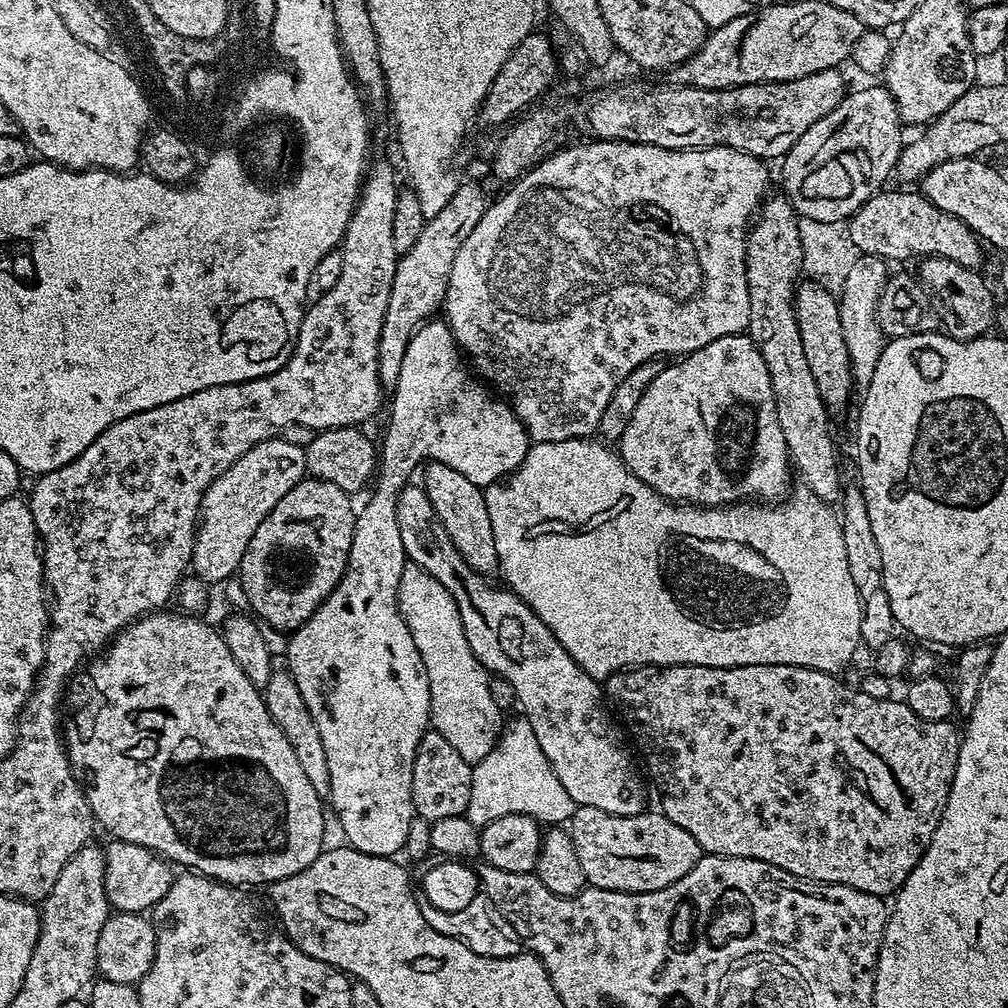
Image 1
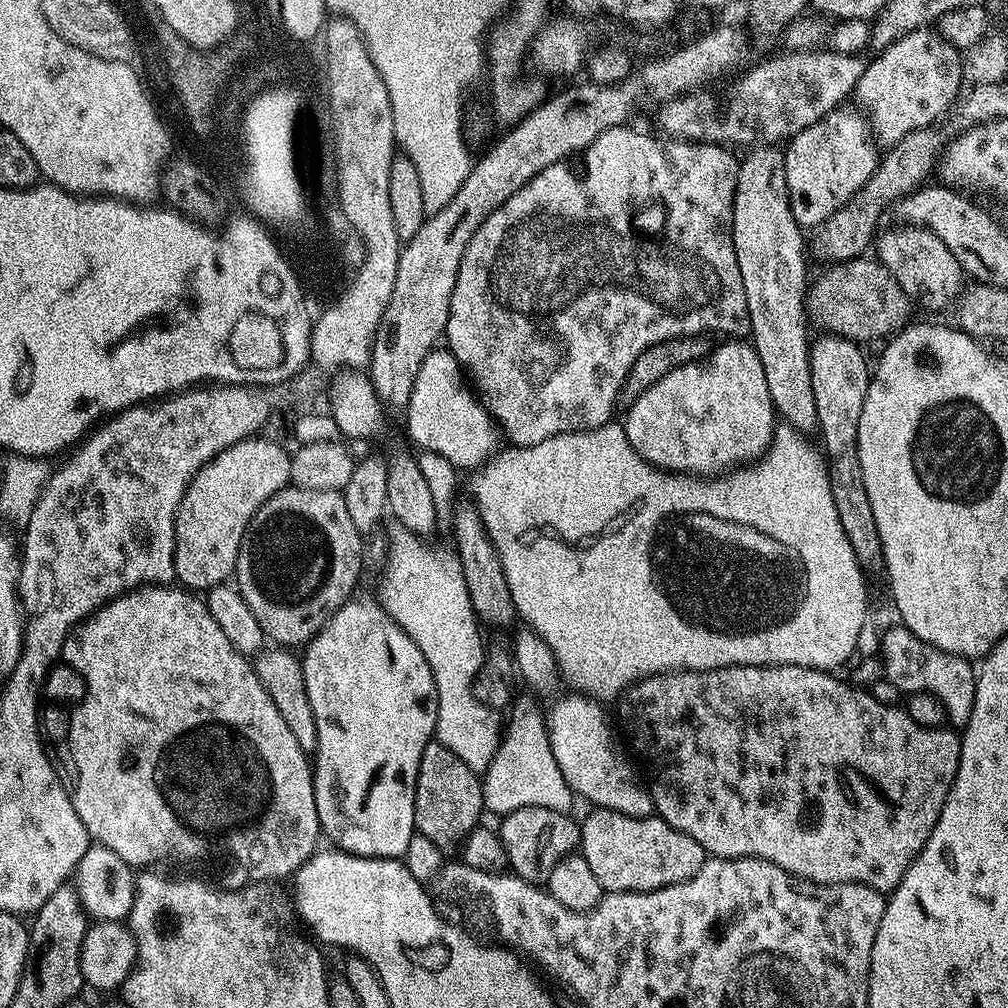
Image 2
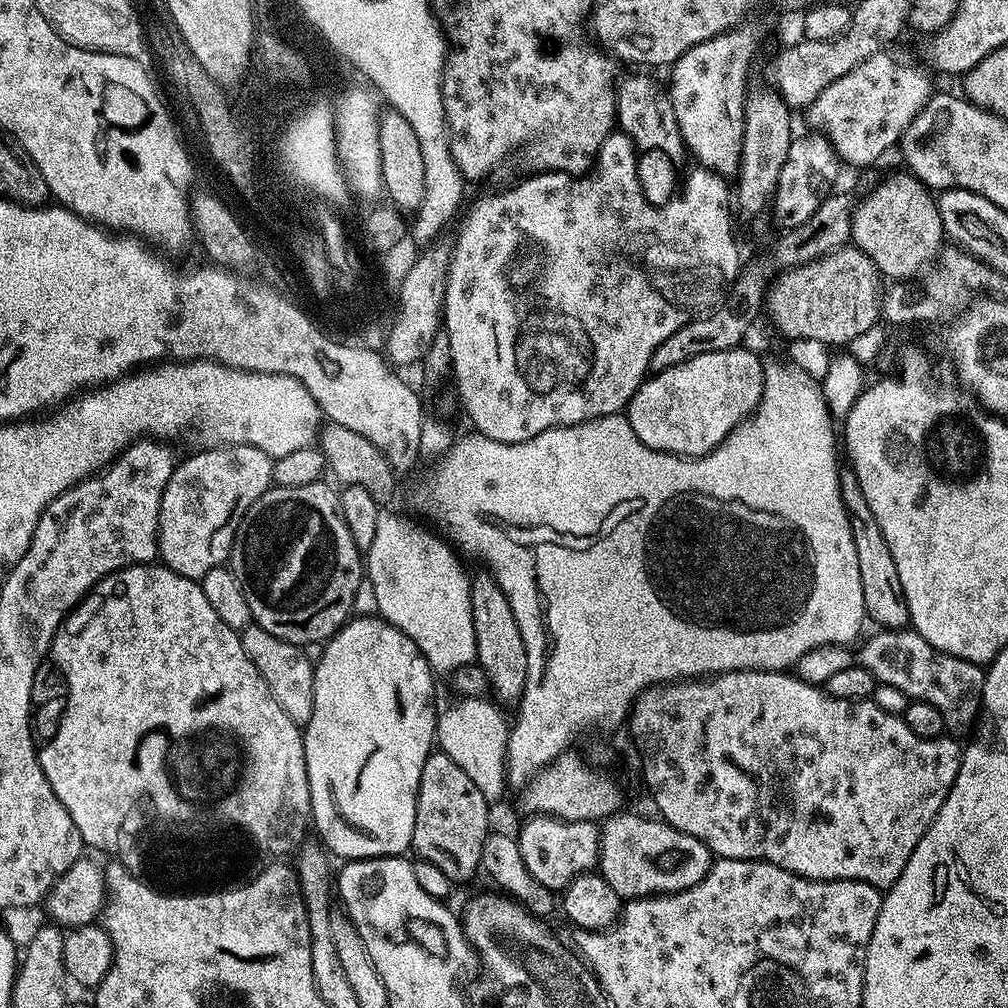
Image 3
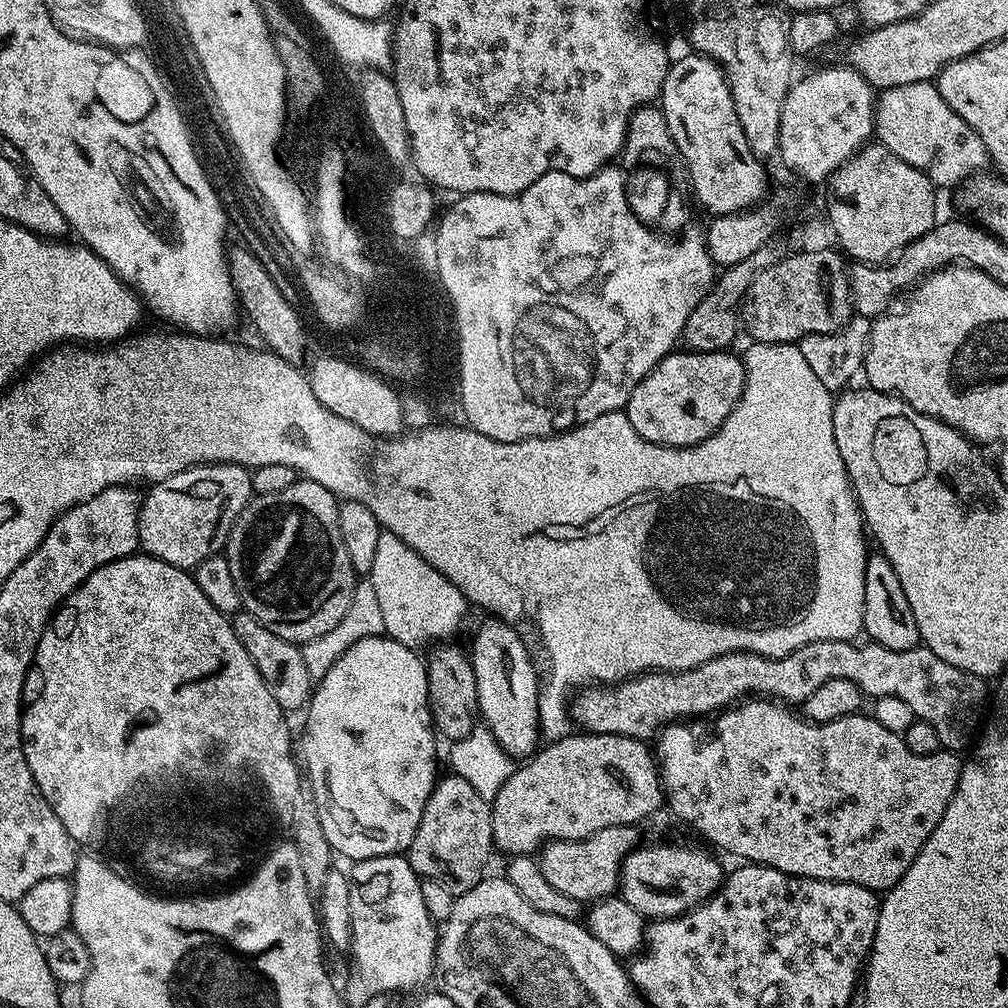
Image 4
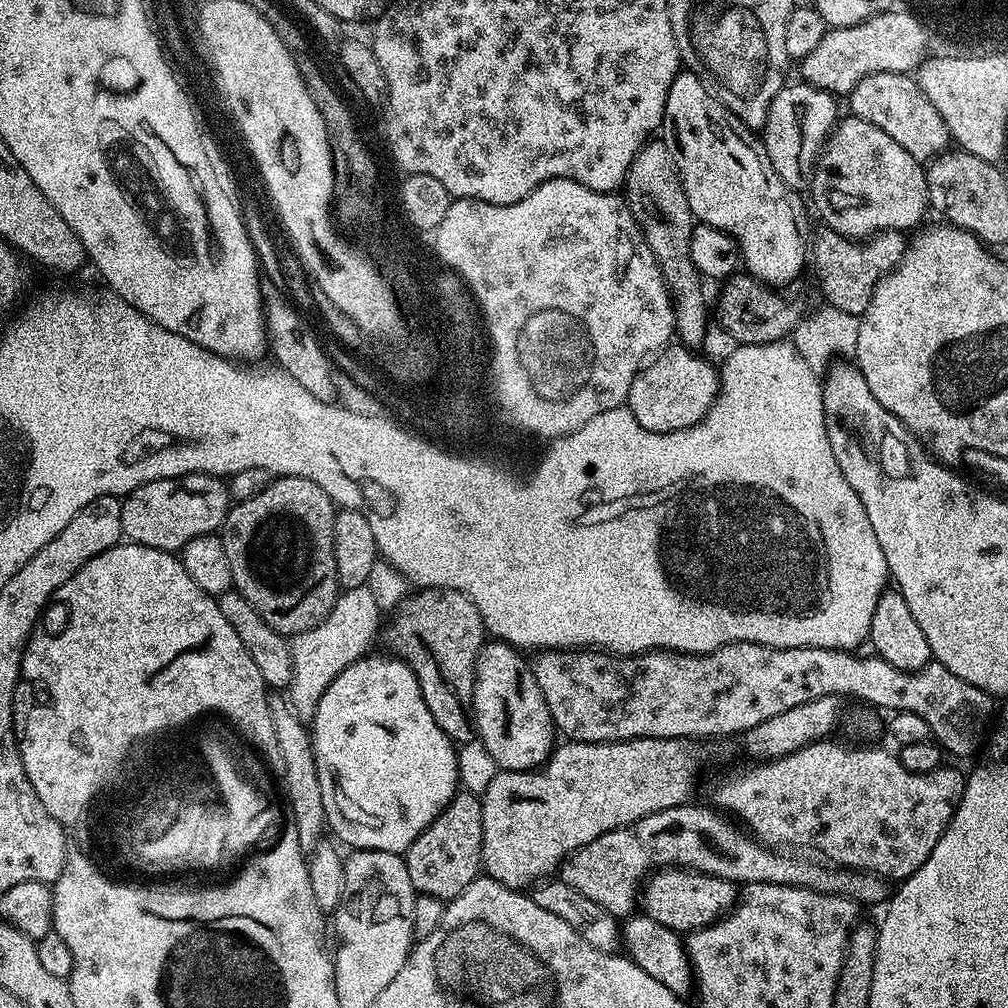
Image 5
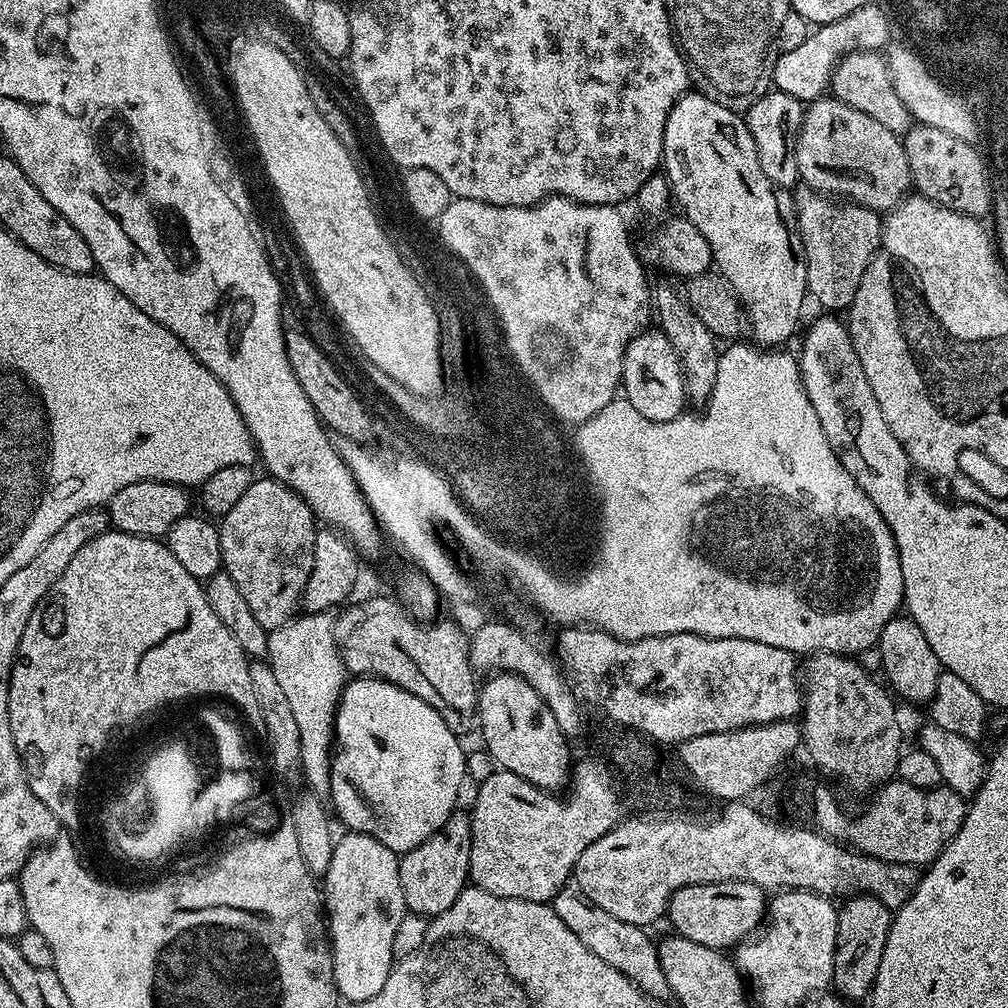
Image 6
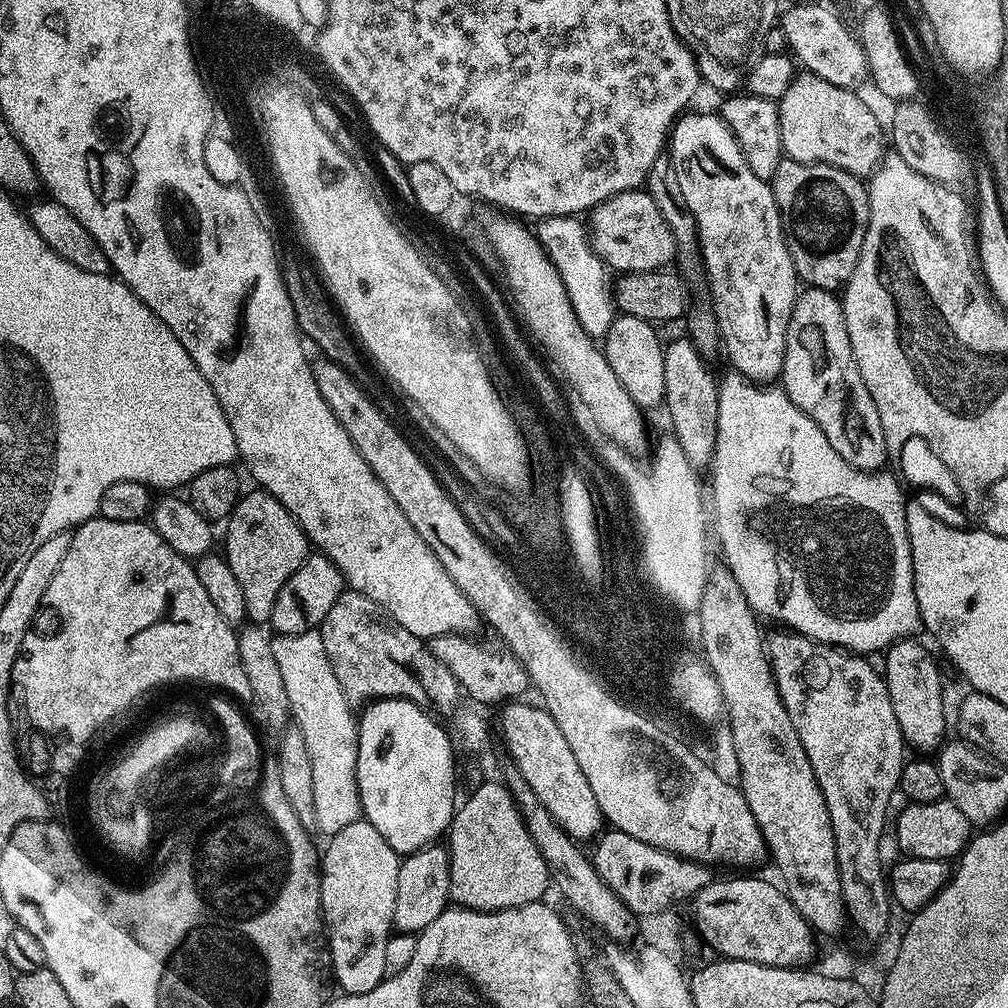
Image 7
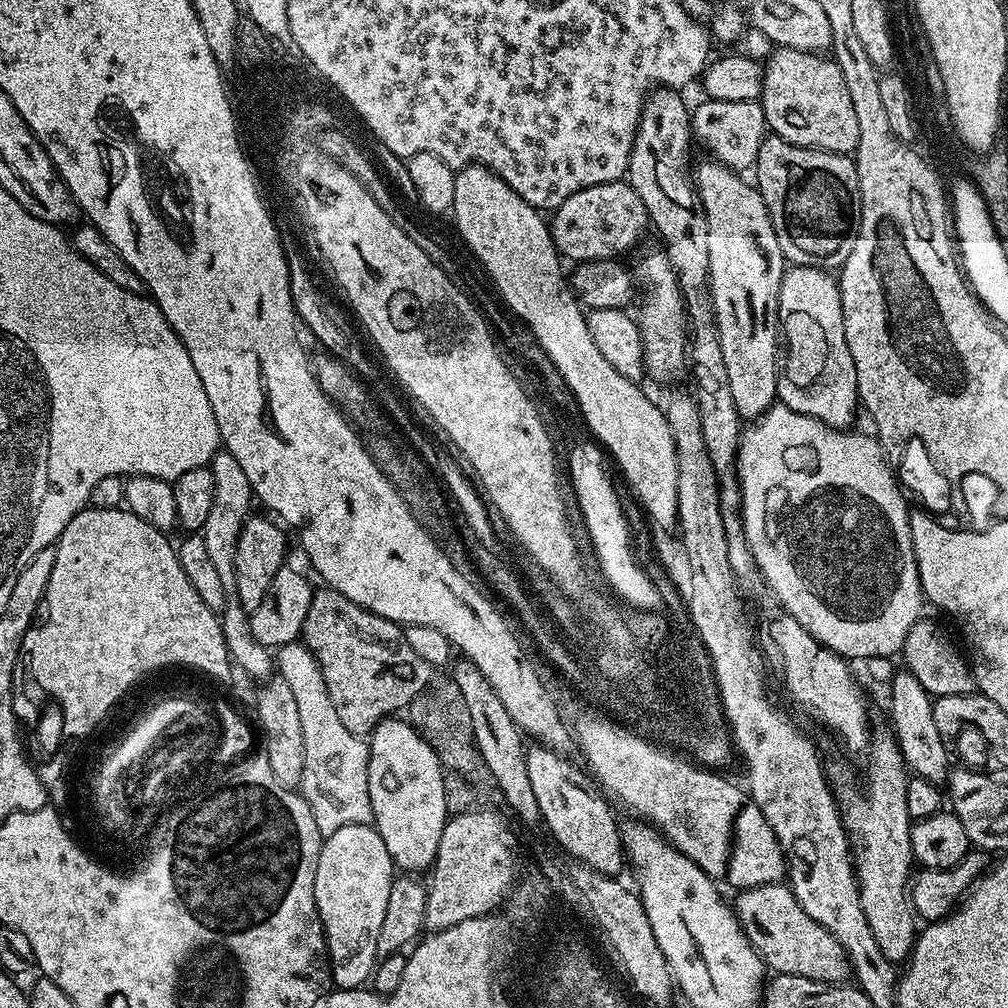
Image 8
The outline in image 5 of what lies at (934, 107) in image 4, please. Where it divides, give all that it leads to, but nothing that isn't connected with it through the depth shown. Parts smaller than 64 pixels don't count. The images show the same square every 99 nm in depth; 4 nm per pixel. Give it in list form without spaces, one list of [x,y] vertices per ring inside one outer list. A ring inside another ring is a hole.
[[[903,72],[870,74],[852,88],[847,100],[852,107],[849,108],[851,115],[878,126],[878,130],[886,130],[886,134],[890,134],[890,138],[894,138],[894,142],[916,160],[928,162],[949,151],[946,122],[942,122],[942,114],[934,110],[930,98],[922,94],[920,85],[911,75]]]

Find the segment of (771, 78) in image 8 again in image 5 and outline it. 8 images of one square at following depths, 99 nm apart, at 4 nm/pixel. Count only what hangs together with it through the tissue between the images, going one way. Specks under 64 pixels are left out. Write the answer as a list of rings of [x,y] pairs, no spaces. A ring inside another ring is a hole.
[[[851,114],[845,115],[833,128],[819,156],[815,157],[810,172],[810,193],[816,203],[816,212],[833,232],[849,236],[851,240],[863,241],[877,232],[904,232],[915,229],[924,211],[929,211],[925,165],[916,160],[886,130],[878,130],[870,122]]]

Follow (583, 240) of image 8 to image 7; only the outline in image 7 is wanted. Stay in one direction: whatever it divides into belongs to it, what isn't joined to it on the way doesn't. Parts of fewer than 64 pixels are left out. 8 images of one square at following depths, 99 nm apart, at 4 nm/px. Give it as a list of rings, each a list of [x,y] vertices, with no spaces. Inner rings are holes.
[[[635,188],[606,198],[591,209],[586,220],[592,249],[601,256],[613,273],[654,272],[669,267],[676,260],[676,239],[662,218],[662,210],[648,191]]]

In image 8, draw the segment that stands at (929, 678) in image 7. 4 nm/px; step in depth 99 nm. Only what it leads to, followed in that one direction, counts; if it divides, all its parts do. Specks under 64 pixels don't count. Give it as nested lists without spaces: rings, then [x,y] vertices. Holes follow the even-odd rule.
[[[907,670],[895,673],[891,680],[892,689],[892,725],[890,731],[896,737],[896,745],[905,765],[912,776],[926,778],[931,784],[947,785],[950,771],[950,753],[948,747],[942,742],[942,734],[938,734],[938,726],[934,723],[933,697],[914,678],[914,674]]]

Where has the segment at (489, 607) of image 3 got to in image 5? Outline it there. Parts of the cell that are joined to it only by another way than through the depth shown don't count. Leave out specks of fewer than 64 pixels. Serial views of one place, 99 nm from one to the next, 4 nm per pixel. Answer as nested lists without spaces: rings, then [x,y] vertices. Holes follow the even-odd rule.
[[[488,642],[480,649],[480,656],[476,659],[476,681],[474,682],[474,690],[472,691],[472,715],[476,722],[476,734],[479,743],[486,746],[486,750],[490,750],[490,758],[494,758],[497,769],[506,772],[531,772],[534,768],[548,761],[548,757],[552,754],[552,749],[558,740],[558,733],[555,724],[552,723],[552,715],[550,714],[550,706],[546,706],[546,698],[542,698],[542,690],[538,686],[538,682],[532,673],[531,663],[526,659],[523,660],[521,649],[503,642]]]

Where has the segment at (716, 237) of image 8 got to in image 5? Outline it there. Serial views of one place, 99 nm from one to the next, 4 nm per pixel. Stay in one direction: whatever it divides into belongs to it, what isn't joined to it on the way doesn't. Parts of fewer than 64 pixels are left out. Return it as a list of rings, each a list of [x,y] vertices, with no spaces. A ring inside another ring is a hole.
[[[681,71],[674,78],[674,82],[668,91],[666,98],[666,106],[664,107],[664,122],[662,125],[662,139],[664,145],[670,150],[670,154],[674,158],[676,168],[680,172],[682,178],[682,186],[686,190],[686,198],[690,202],[690,210],[693,217],[699,223],[709,224],[715,228],[720,228],[726,234],[736,237],[736,244],[740,247],[740,258],[745,268],[747,275],[756,277],[757,280],[763,284],[770,284],[773,286],[784,286],[780,284],[788,284],[791,280],[796,280],[800,276],[800,271],[804,268],[804,260],[806,264],[806,240],[800,237],[800,220],[796,217],[796,212],[792,209],[792,200],[790,197],[790,190],[782,182],[782,178],[778,178],[778,174],[774,170],[774,166],[770,162],[770,158],[764,149],[764,141],[753,129],[746,127],[736,115],[726,106],[722,106],[722,102],[718,102],[715,96],[708,91],[708,87],[696,75],[690,71]]]

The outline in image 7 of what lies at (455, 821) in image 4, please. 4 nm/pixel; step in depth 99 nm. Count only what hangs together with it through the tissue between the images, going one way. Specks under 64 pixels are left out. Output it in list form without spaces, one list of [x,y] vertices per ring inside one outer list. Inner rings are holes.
[[[437,842],[427,848],[407,853],[401,859],[398,870],[398,898],[394,898],[394,918],[392,923],[397,933],[419,934],[424,931],[438,914],[449,907],[450,897],[450,858],[448,849]]]

